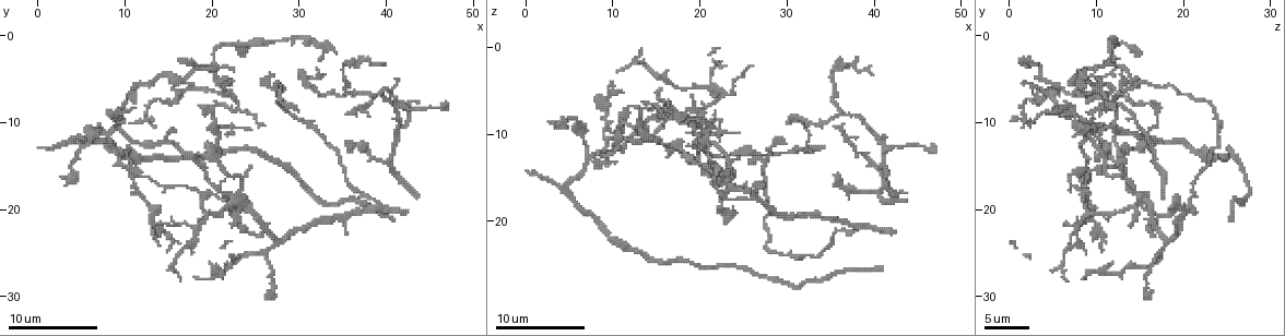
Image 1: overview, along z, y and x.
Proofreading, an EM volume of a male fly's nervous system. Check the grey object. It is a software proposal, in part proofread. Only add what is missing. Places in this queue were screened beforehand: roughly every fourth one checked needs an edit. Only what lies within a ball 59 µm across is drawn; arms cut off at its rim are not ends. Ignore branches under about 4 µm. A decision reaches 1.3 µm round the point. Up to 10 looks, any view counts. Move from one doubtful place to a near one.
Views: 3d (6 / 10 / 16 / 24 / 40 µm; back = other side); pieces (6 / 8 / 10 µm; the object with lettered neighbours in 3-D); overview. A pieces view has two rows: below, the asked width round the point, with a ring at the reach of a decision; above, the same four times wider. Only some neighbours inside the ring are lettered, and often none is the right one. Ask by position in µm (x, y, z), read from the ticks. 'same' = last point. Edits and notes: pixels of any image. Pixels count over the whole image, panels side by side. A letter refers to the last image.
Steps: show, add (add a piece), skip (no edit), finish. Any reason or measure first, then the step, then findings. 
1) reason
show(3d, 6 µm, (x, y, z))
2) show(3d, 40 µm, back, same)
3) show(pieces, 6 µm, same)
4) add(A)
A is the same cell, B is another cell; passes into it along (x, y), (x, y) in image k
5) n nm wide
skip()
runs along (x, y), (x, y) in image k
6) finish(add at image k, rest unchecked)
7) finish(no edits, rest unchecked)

an open end
show(pieces, 10 µm, (36.0, 13.2, 14.8))

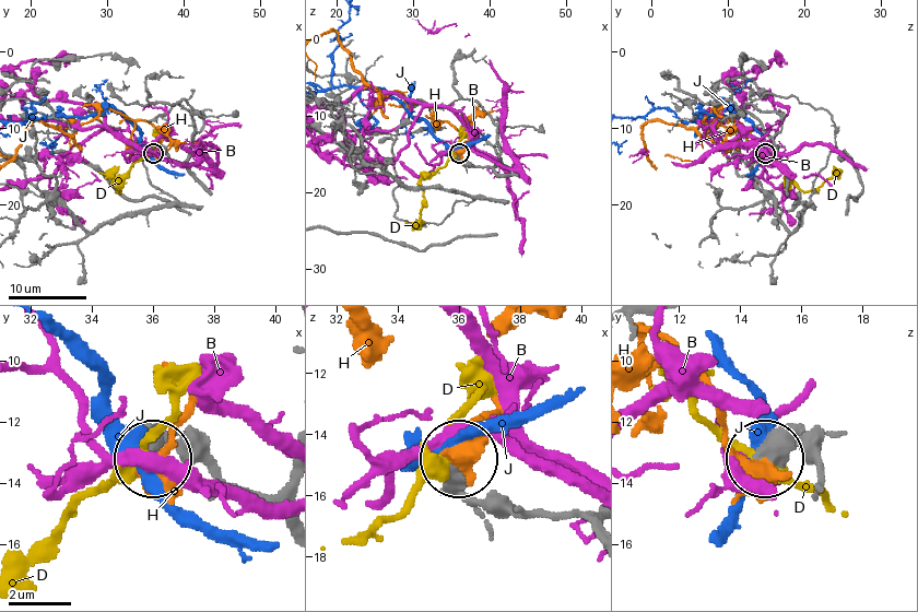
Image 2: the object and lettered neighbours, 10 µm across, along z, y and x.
480 nm wide
skip()
B, D, H and J are other cells; none of them fits

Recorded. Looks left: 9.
branch stops here
show(pieces, 10 µm, (41.4, 5.2, 10.6))

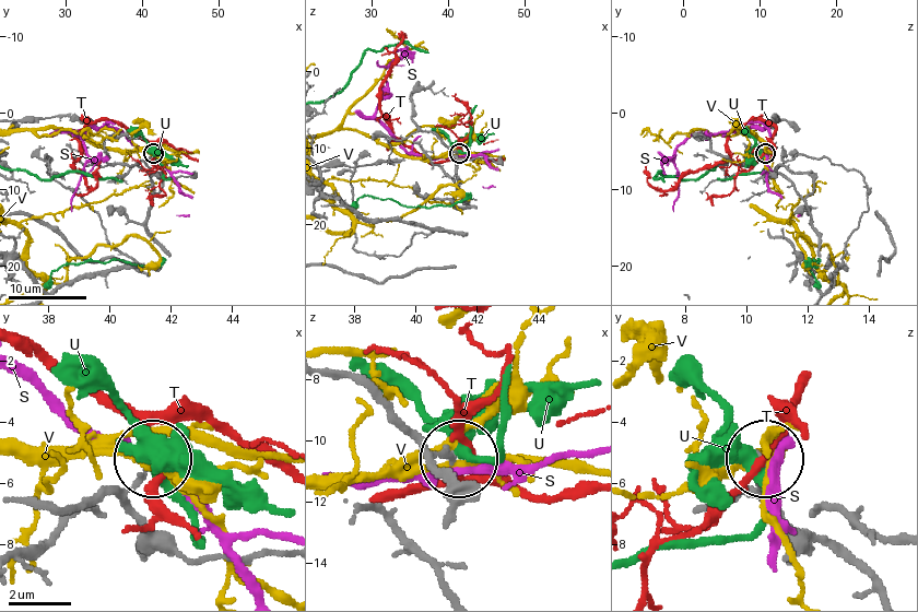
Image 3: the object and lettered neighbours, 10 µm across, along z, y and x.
skip()
S, T, U and V are other cells; no lettered piece goes on from it

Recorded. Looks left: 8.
end of a long branch
show(pieces, 10 µm, (35.4, 8.8, 9.2))

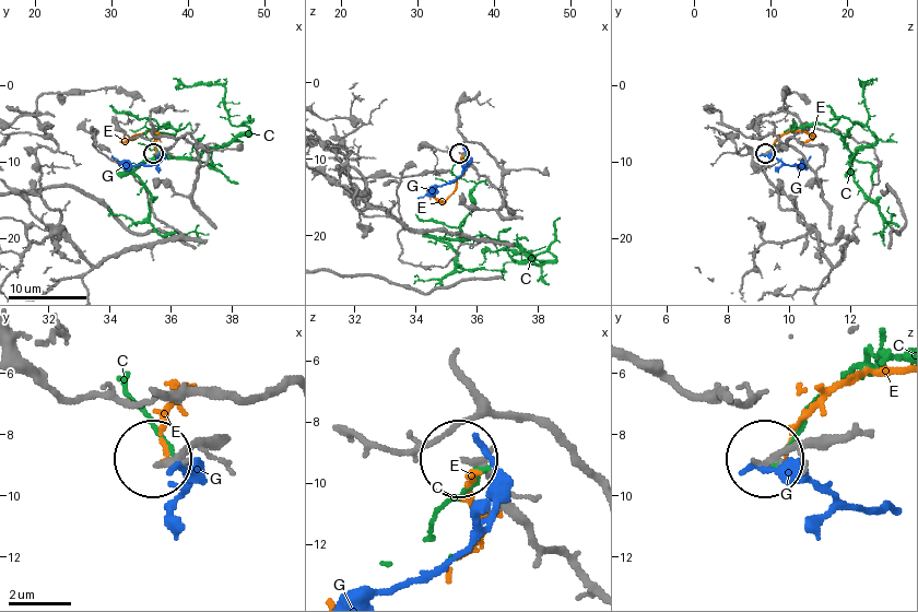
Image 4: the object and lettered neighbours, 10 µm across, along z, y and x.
skip()
C, E and G are other cells; runs along (589, 580), (538, 541), (519, 510), (467, 458) in image 4; none of them fits

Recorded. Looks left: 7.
branch stops here
show(pieces, 10 µm, (15.2, 10.6, 9.6))

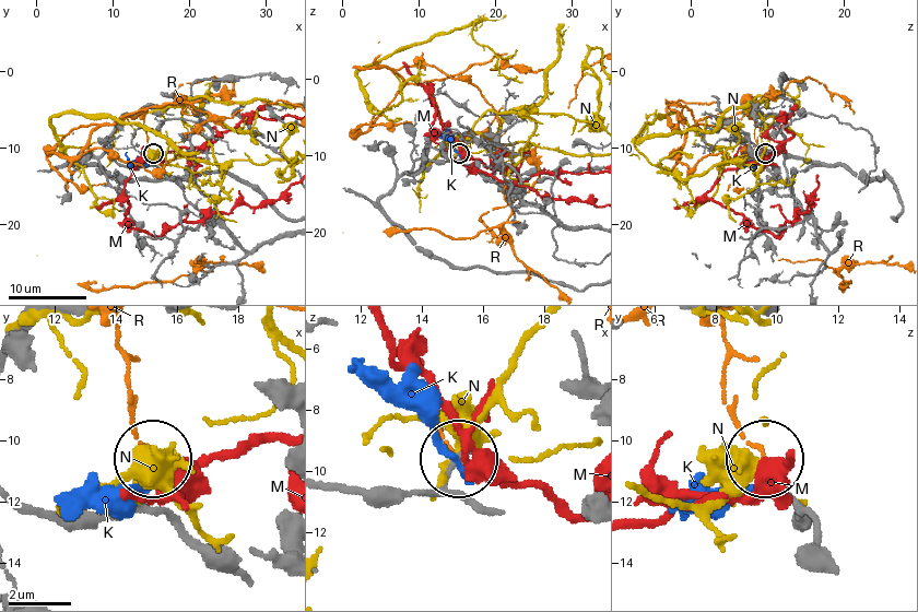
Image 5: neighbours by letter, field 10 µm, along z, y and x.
skip()
K, M, N and R are other cells; runs along (330, 482), (424, 490), (452, 461) in image 5; none of them fits

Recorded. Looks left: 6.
tapers out
show(3d, 6 µm, (0.0, 12.8, 14.0))

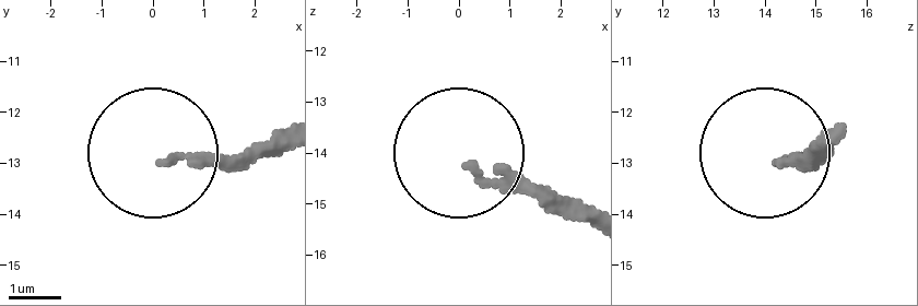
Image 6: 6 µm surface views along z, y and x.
show(pieces, 6 µm, (0.25, 12.95, 14.25))

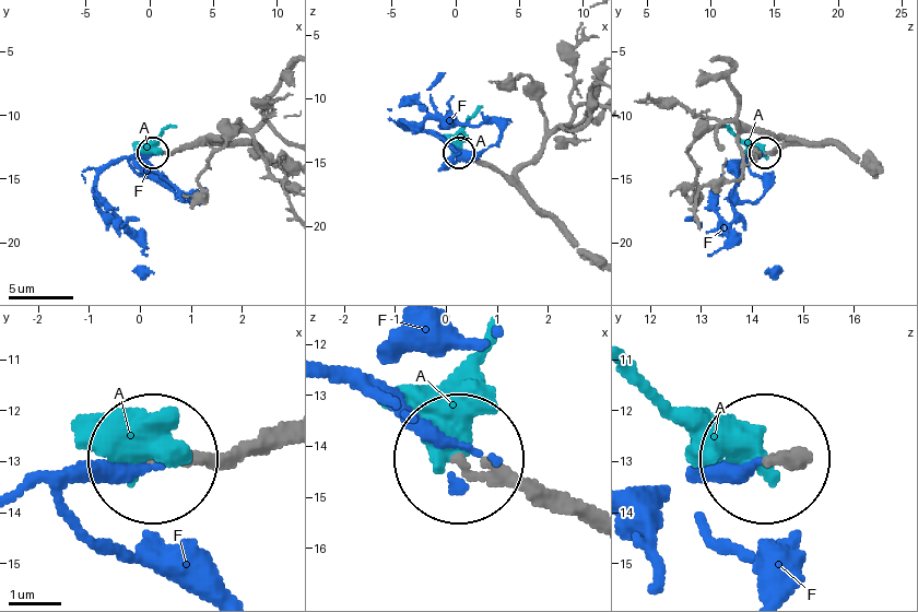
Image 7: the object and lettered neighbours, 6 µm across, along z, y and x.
add(F)
F is the same cell, A is another cell; passes into it along (589, 521), (537, 504), (472, 452), (420, 439), (328, 378) in image 7; the neuron continues

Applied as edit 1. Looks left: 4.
finish(add at image 7, rest unchecked)

